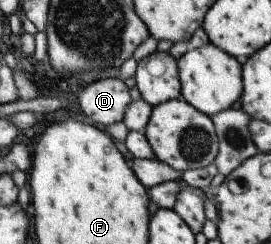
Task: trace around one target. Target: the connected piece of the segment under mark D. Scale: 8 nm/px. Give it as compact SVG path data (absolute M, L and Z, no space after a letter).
M113 74L84 87L74 86L81 110L96 126L107 127L111 123L123 121L125 109L131 102L129 90L124 81L113 77Z

